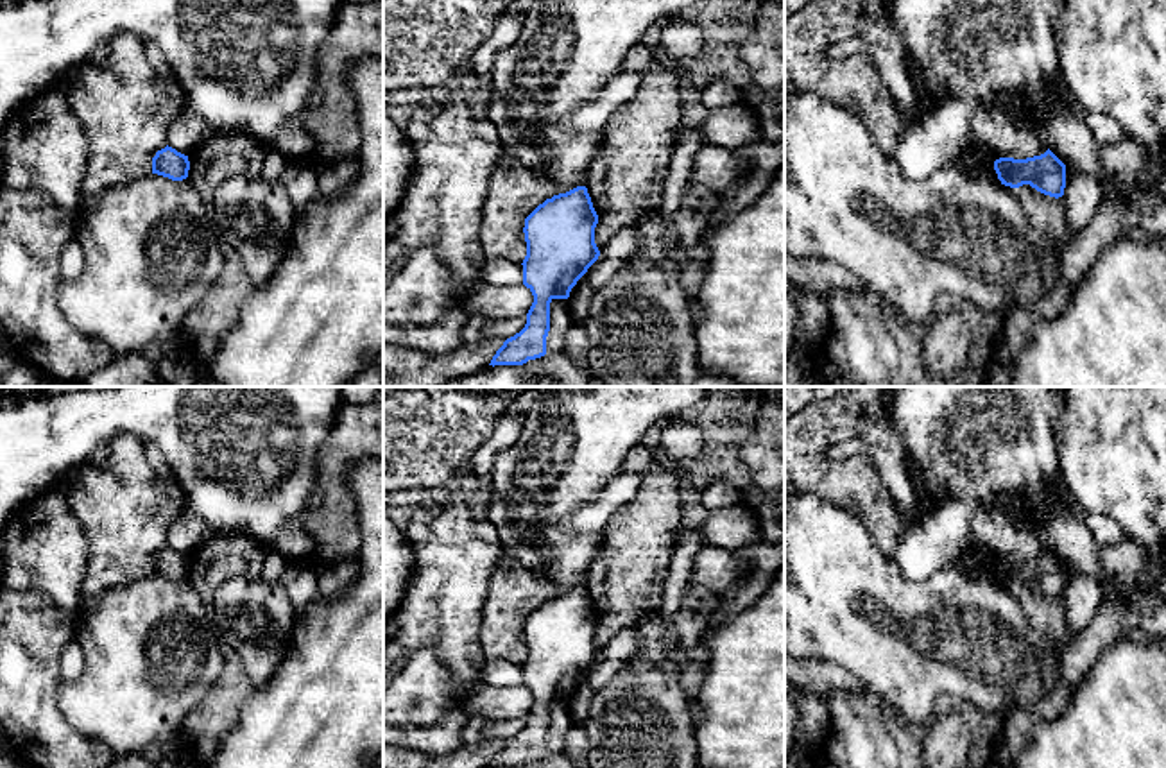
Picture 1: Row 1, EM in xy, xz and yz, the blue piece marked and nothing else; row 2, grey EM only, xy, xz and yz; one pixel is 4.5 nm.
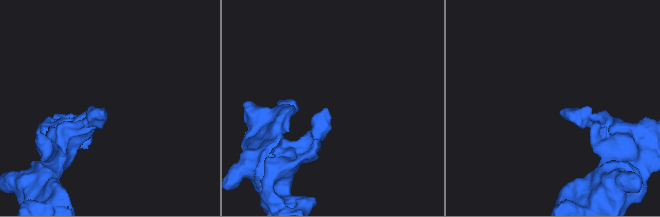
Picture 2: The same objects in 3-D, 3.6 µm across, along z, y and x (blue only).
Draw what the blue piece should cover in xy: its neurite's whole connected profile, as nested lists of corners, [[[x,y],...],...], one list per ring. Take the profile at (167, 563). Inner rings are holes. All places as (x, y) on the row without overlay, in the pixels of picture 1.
[[[165,548],[152,559],[152,575],[168,578],[172,582],[183,582],[188,578],[190,562],[188,557],[177,553],[172,548]]]

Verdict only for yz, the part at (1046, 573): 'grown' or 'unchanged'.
unchanged

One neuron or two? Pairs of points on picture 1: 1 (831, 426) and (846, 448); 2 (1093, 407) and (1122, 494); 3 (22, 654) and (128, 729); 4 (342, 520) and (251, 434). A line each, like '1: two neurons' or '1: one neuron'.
1: two neurons
2: one neuron
3: two neurons
4: two neurons

